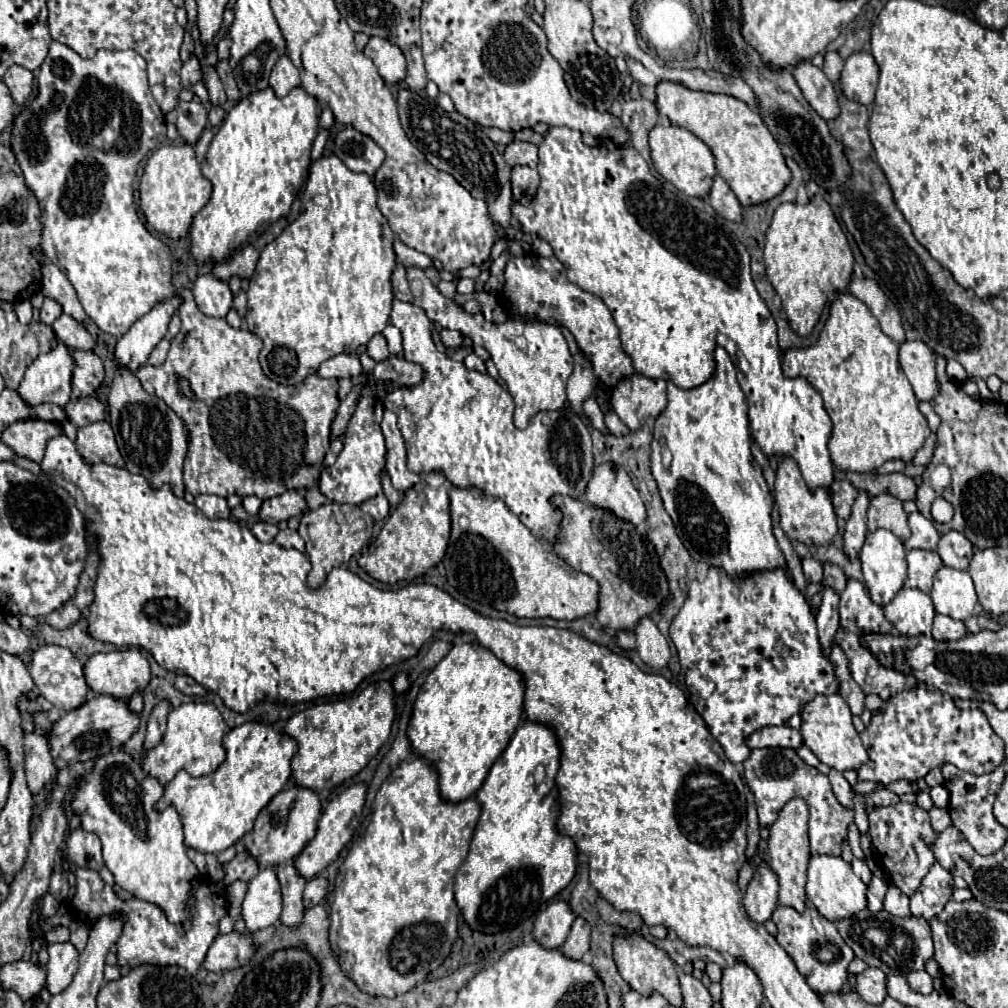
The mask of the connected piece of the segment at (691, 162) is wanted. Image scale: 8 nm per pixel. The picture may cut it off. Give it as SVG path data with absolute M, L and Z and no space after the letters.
M655 125L649 131L649 145L651 145L651 161L653 167L667 179L673 187L683 191L689 197L703 197L711 189L711 181L715 177L715 161L711 149L695 137L691 131L675 125Z

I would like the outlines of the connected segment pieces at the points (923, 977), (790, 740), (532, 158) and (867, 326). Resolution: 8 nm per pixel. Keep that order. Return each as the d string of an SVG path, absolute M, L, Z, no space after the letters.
M911 971L907 975L907 981L909 981L911 989L915 989L915 991L919 991L923 995L927 995L927 993L933 991L933 979L929 977L927 971Z
M781 725L781 727L757 729L755 733L751 733L745 739L745 743L751 749L757 749L757 747L791 747L791 749L797 749L799 745L803 745L803 739L801 739L797 729Z
M509 143L505 149L505 161L509 167L515 165L529 165L529 167L537 167L537 145L533 143Z
M837 293L837 297L831 303L829 317L825 321L819 339L811 347L787 349L783 353L783 361L781 361L783 373L787 377L799 377L799 375L805 377L823 397L825 411L833 421L833 433L829 437L829 453L835 467L865 473L879 469L889 459L903 459L909 463L915 451L927 439L929 435L927 421L917 409L917 399L911 389L911 383L907 381L899 365L897 349L899 343L881 331L877 317L863 301L859 301L851 293Z

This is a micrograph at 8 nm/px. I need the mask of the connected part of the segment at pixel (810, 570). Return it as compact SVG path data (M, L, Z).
M805 557L803 559L803 573L809 583L819 583L823 579L823 563L813 557Z

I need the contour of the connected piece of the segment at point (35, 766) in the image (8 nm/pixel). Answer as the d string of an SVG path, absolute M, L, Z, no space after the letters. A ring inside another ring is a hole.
M25 733L23 737L23 747L25 747L25 775L29 789L33 793L41 791L43 785L57 773L53 759L49 755L49 745L45 735L41 733Z

